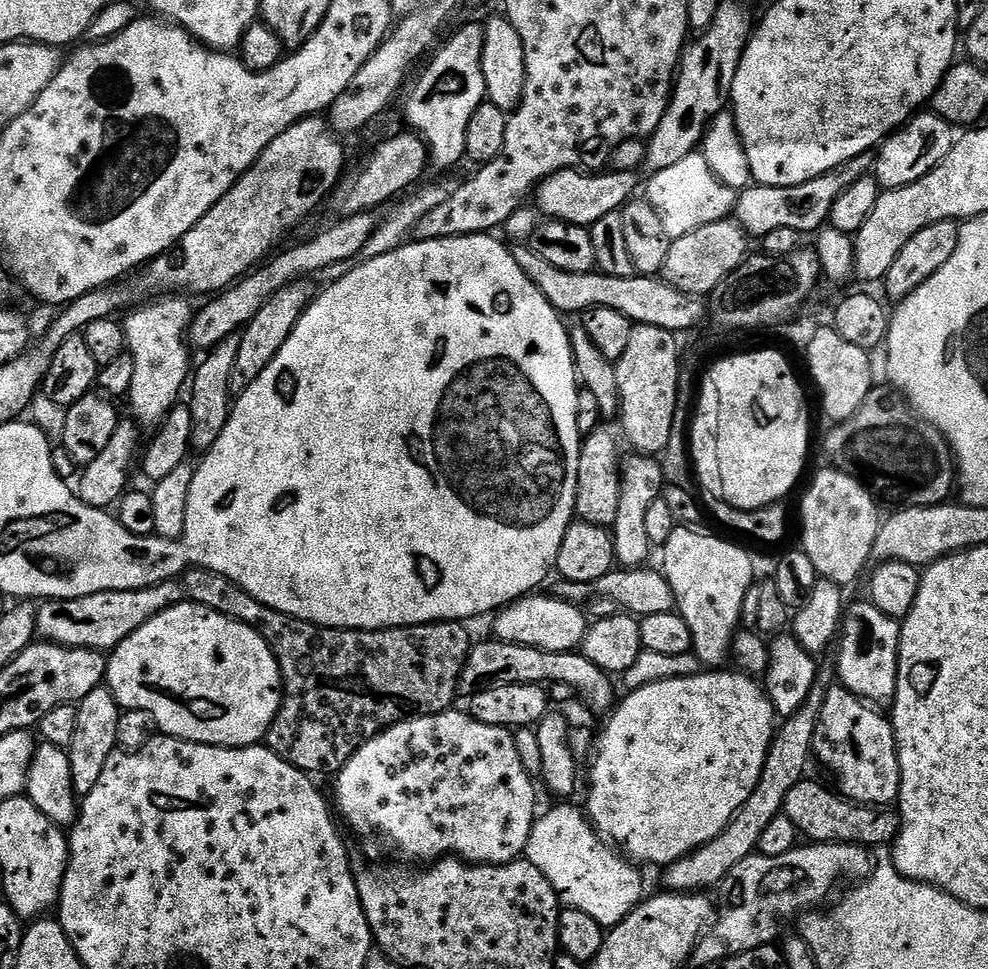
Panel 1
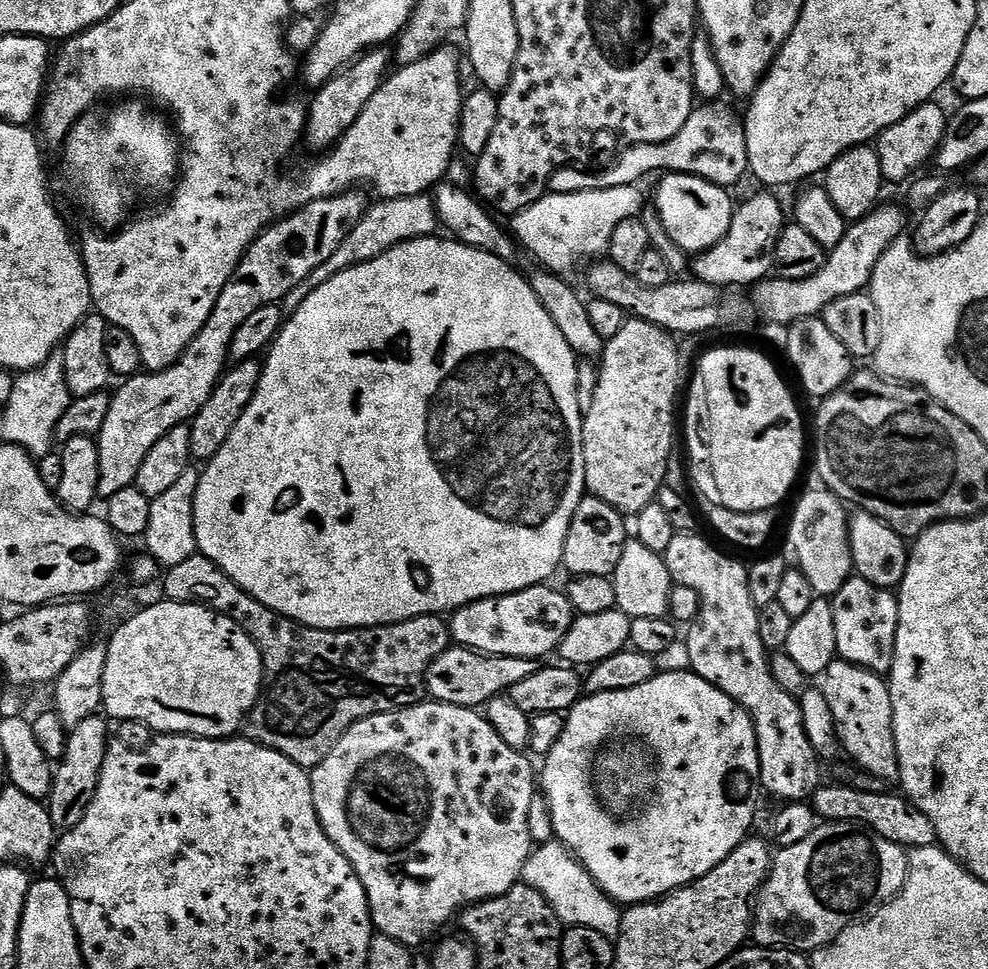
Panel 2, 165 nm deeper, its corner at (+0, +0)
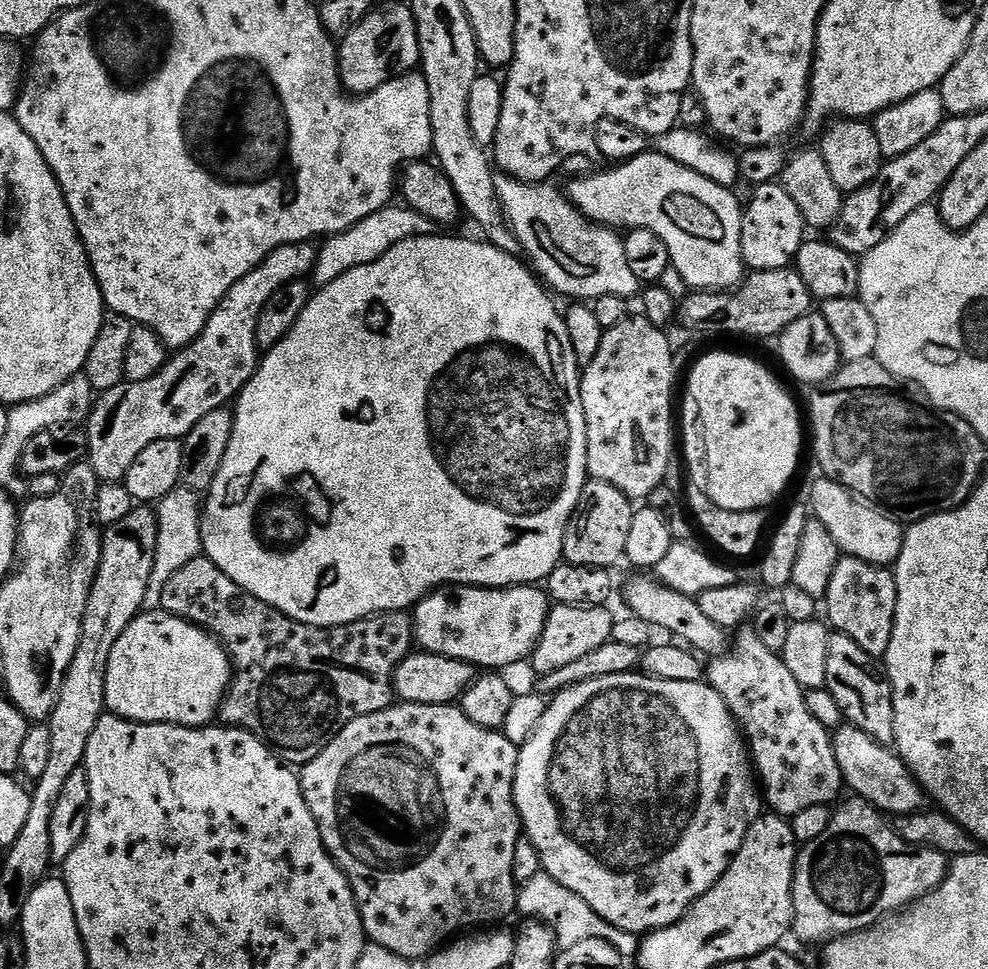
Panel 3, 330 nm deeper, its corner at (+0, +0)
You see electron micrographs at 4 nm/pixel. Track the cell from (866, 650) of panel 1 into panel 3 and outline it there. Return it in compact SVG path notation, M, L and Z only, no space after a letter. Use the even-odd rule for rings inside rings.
M841 555L838 566L834 566L834 578L830 578L827 604L826 620L835 631L846 634L846 638L851 638L866 654L882 658L888 653L898 606L896 574L891 567Z

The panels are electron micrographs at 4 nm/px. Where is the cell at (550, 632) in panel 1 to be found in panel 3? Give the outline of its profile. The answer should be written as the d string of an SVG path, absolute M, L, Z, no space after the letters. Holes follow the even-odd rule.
M445 586L425 596L414 609L415 643L430 654L458 658L480 670L504 670L531 657L542 638L550 597L540 586L477 588Z

